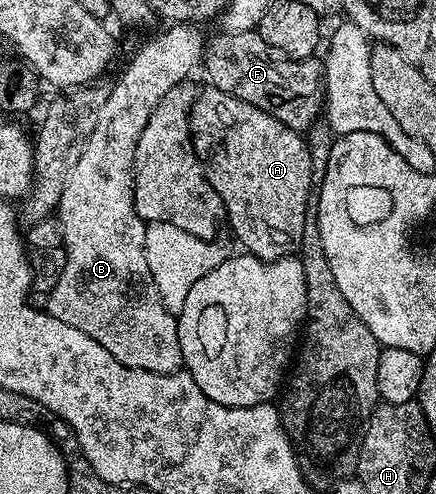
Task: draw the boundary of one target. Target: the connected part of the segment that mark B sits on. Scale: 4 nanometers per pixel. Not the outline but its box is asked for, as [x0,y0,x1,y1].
[47,23,206,373]

